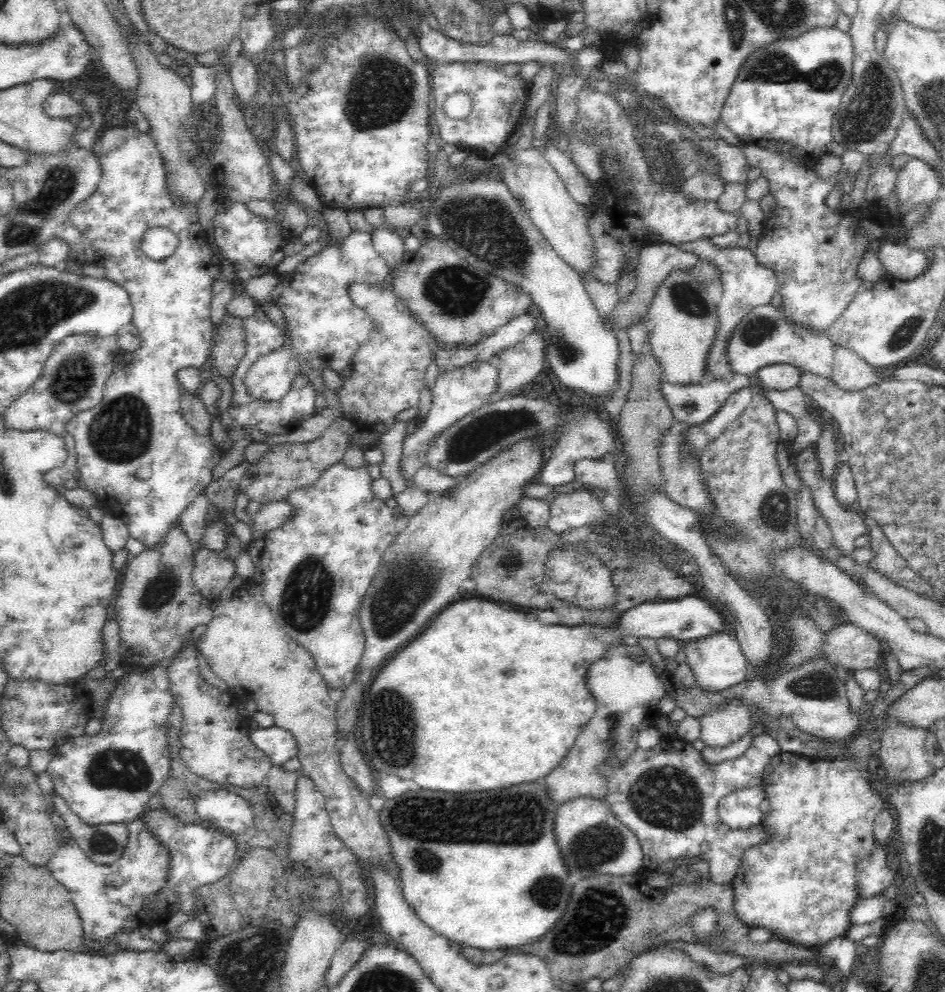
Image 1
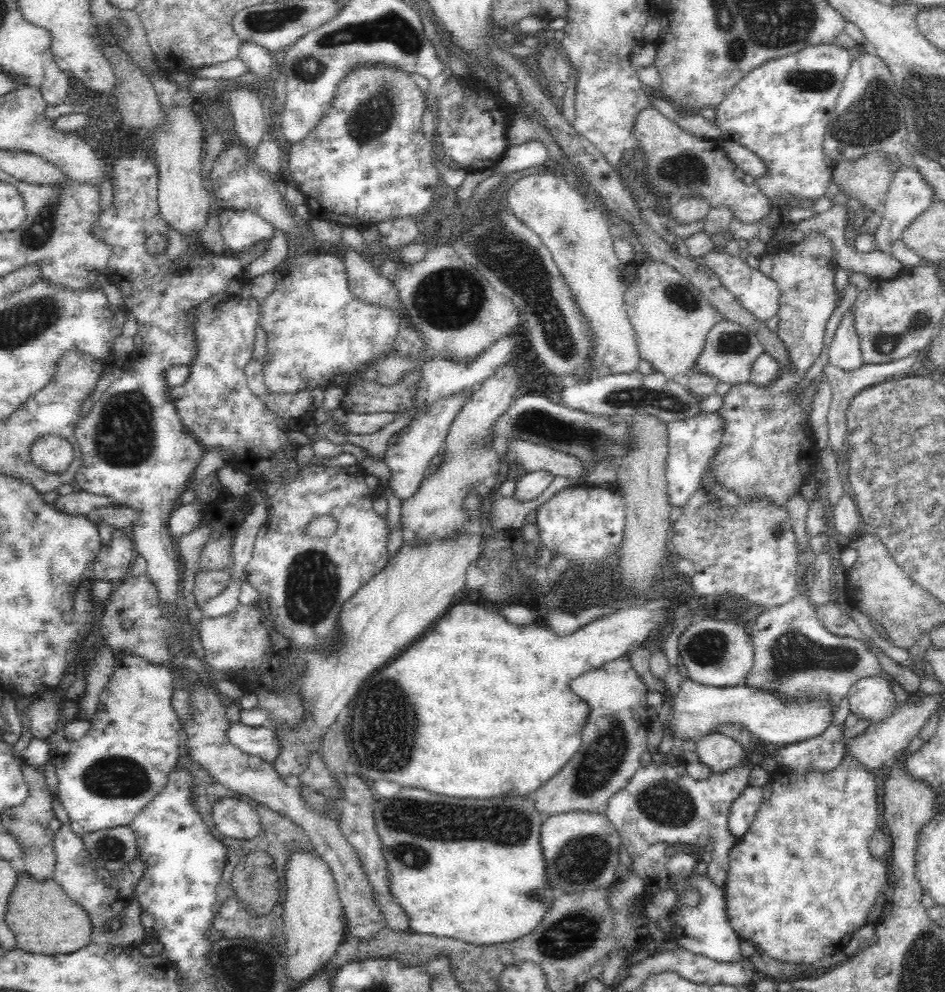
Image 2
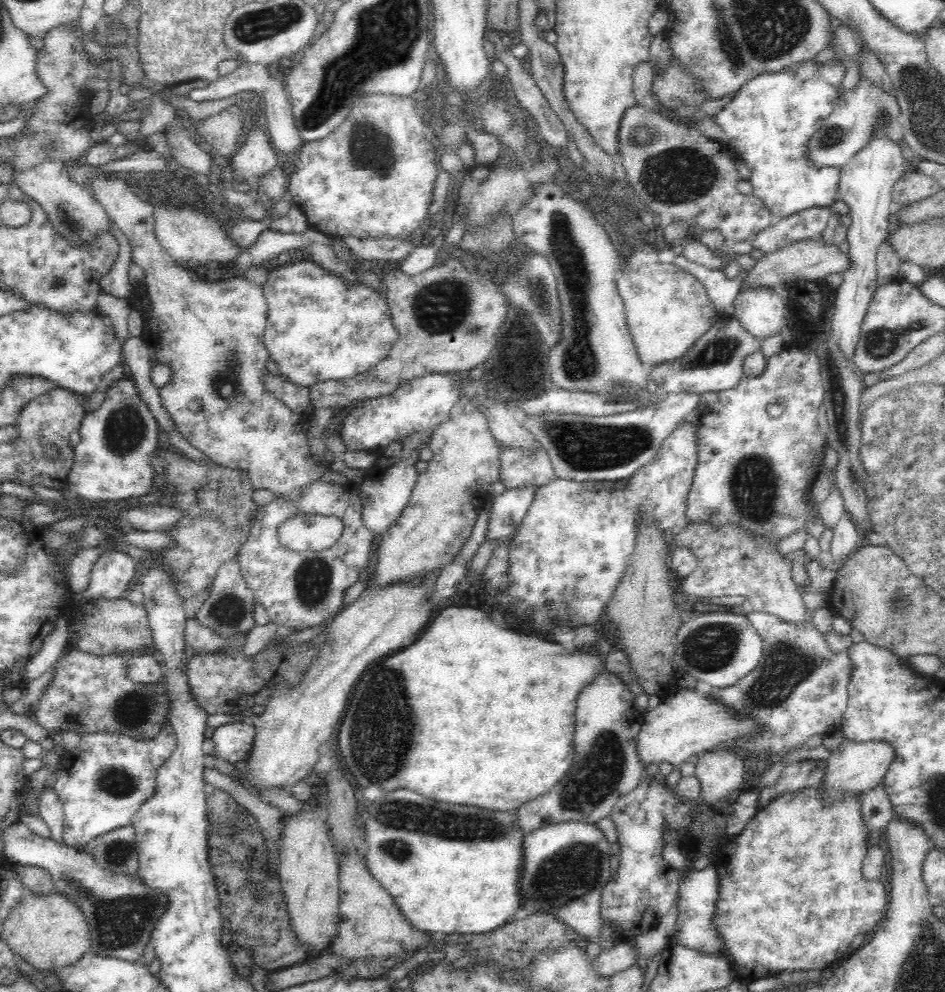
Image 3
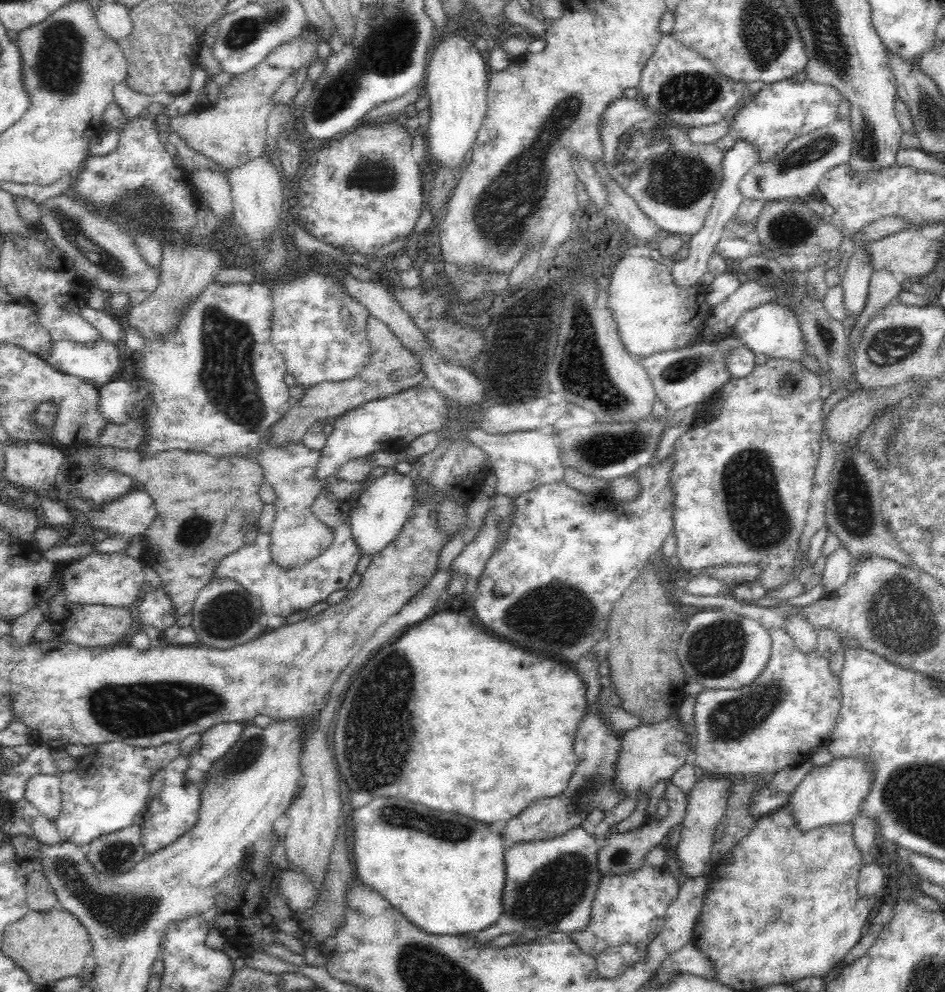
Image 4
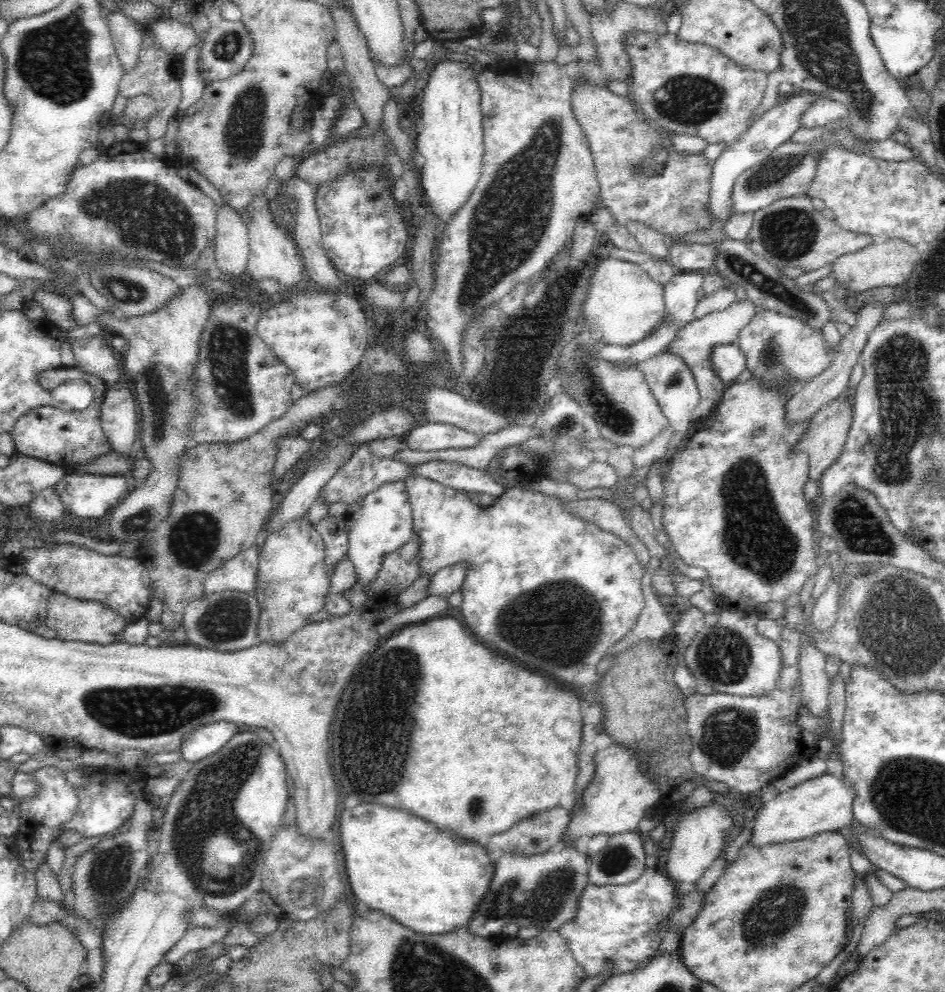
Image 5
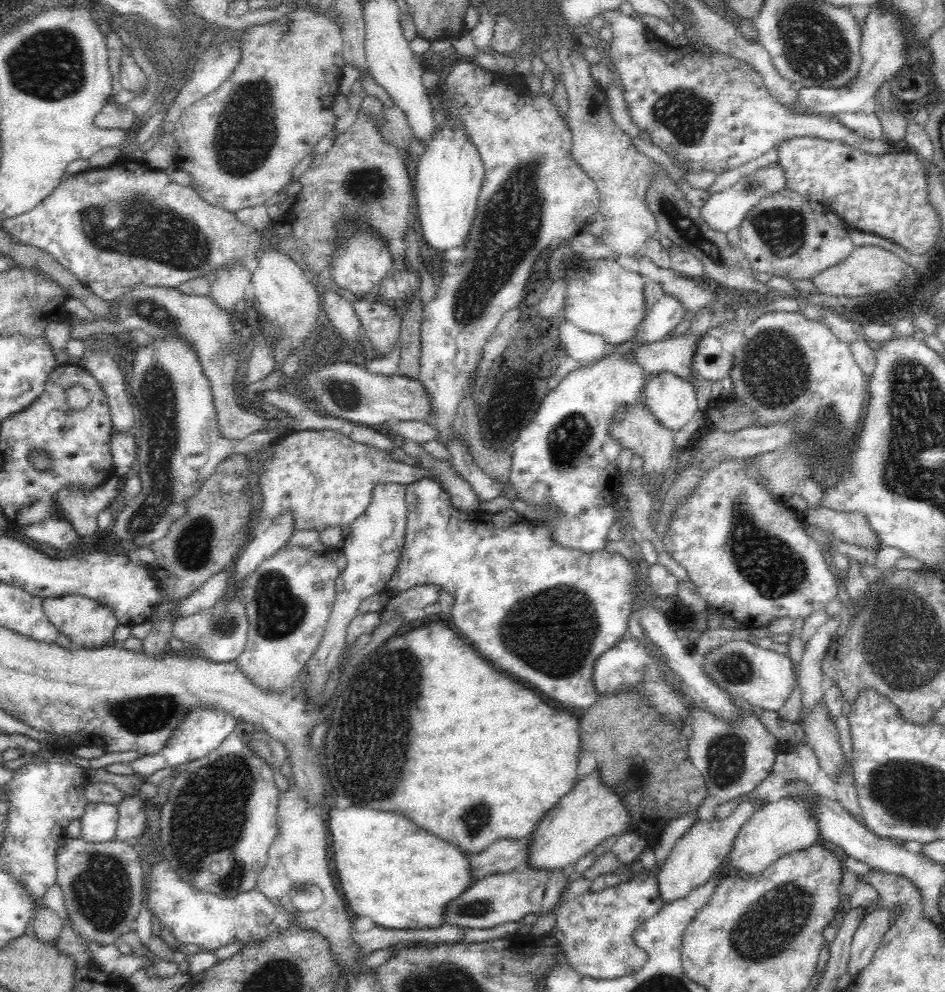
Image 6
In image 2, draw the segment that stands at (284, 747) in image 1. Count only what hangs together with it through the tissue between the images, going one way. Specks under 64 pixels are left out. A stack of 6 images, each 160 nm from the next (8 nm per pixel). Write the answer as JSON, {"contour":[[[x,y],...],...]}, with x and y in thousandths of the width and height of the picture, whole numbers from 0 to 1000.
{"contour":[[[254,727],[246,729],[240,735],[241,749],[250,752],[258,760],[273,763],[280,768],[288,769],[296,759],[296,749],[292,748],[293,740],[290,733],[259,732]]]}

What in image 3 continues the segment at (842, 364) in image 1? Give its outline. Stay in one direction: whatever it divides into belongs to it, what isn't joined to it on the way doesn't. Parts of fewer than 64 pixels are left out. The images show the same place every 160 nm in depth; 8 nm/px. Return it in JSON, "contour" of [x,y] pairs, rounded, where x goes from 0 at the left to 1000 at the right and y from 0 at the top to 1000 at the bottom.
{"contour":[[[923,133],[919,145],[890,169],[887,200],[893,202],[899,210],[902,227],[896,230],[898,267],[891,274],[891,286],[881,293],[883,317],[879,323],[879,337],[885,342],[891,356],[902,363],[907,351],[908,342],[919,307],[928,286],[927,260],[929,250],[938,243],[941,231],[941,216],[945,212],[943,194],[948,181],[957,175],[961,161],[954,156],[950,143],[934,136],[934,133]]]}

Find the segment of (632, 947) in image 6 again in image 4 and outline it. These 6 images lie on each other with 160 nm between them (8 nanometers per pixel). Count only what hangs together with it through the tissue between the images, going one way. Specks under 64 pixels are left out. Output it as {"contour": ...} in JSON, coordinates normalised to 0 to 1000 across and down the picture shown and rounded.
{"contour":[[[686,869],[661,882],[638,883],[624,913],[622,933],[601,941],[614,960],[630,966],[647,954],[669,952],[686,954],[703,935],[707,912],[715,905],[722,885],[716,885],[704,873],[686,872]]]}

